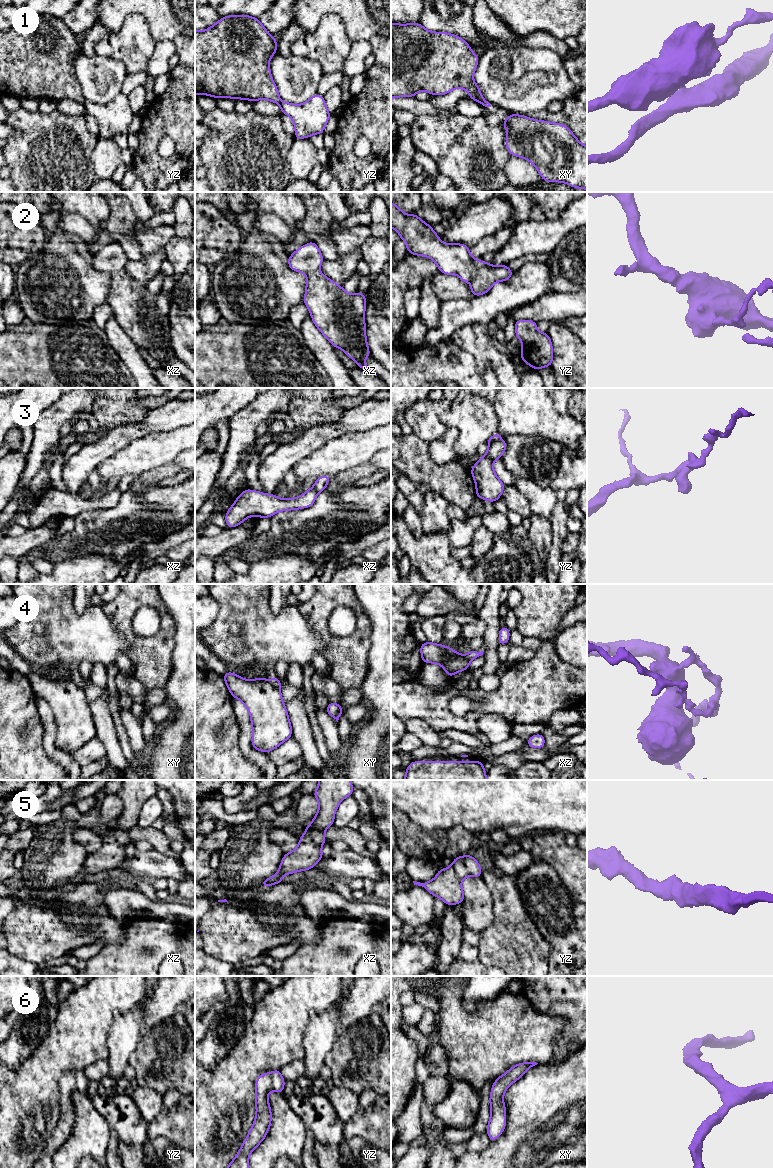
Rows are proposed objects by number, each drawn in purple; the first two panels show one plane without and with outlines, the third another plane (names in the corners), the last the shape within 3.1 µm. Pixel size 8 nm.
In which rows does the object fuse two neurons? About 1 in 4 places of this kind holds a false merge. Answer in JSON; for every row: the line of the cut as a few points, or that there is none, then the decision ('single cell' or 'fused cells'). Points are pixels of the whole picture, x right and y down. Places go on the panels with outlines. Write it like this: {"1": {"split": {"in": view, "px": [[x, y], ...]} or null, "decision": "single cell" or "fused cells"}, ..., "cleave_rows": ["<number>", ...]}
{"1": {"split": {"in": "yz", "px": [[280, 100], [278, 103]]}, "decision": "fused cells"}, "2": {"split": null, "decision": "single cell"}, "3": {"split": {"in": "yz", "px": [[500, 438], [489, 445]]}, "decision": "fused cells"}, "4": {"split": {"in": "xy", "px": [[269, 681], [279, 690]]}, "decision": "fused cells"}, "5": {"split": null, "decision": "single cell"}, "6": {"split": null, "decision": "single cell"}, "cleave_rows": ["1", "3", "4"]}

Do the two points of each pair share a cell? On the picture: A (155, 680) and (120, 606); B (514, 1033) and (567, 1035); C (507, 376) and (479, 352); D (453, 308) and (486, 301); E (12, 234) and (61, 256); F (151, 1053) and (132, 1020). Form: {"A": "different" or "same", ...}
{"A": "same", "B": "different", "C": "same", "D": "same", "E": "different", "F": "different"}

